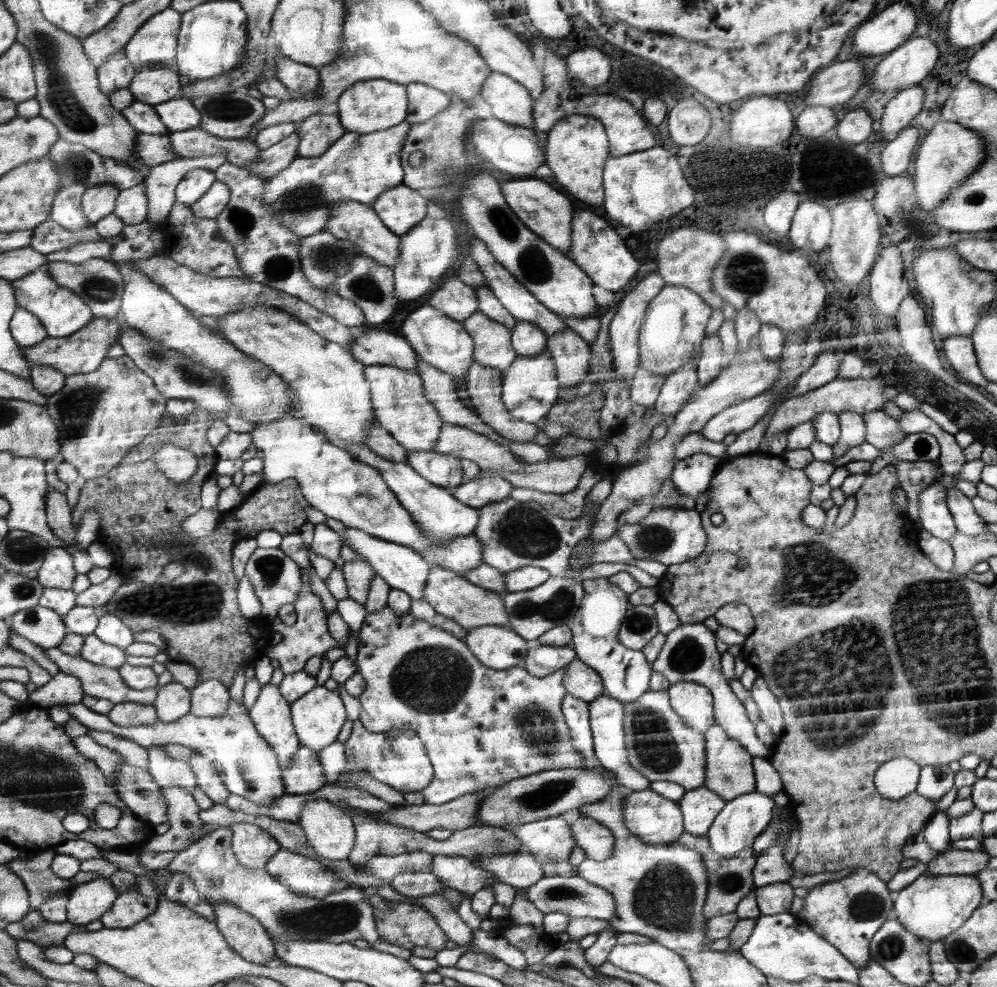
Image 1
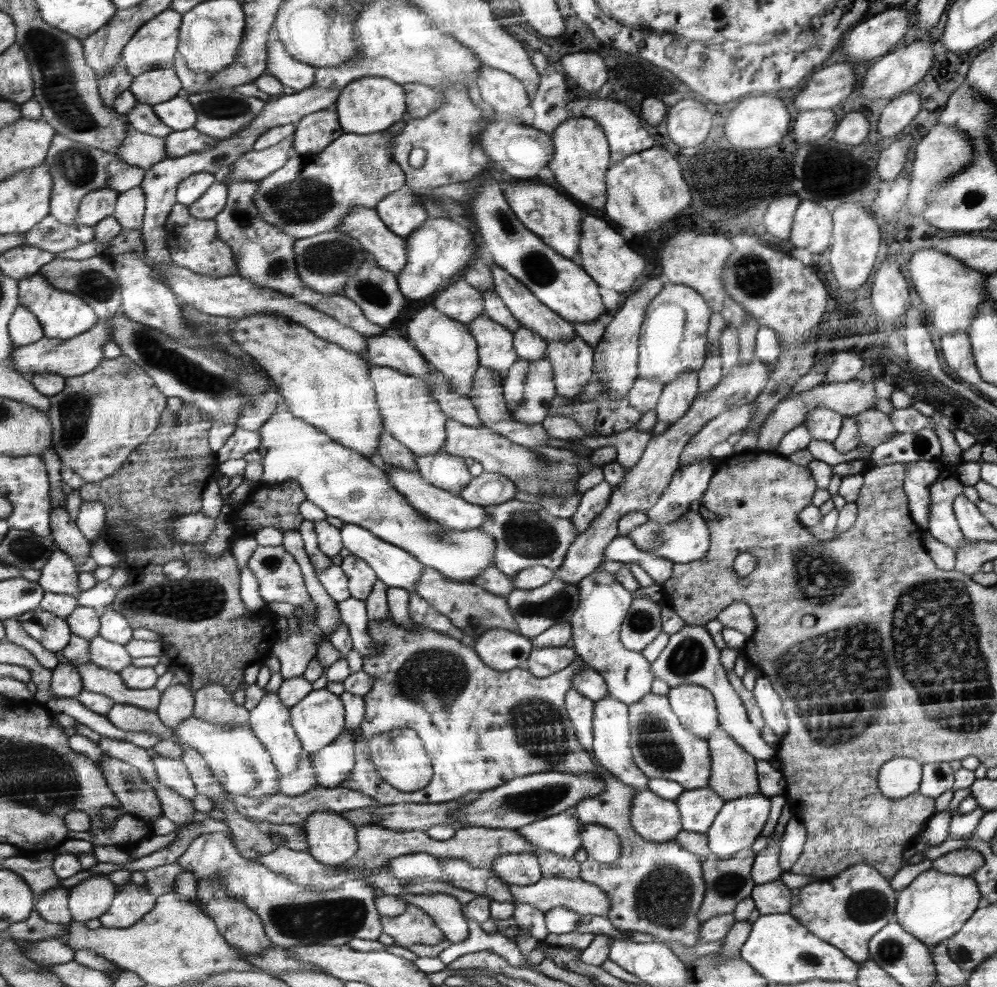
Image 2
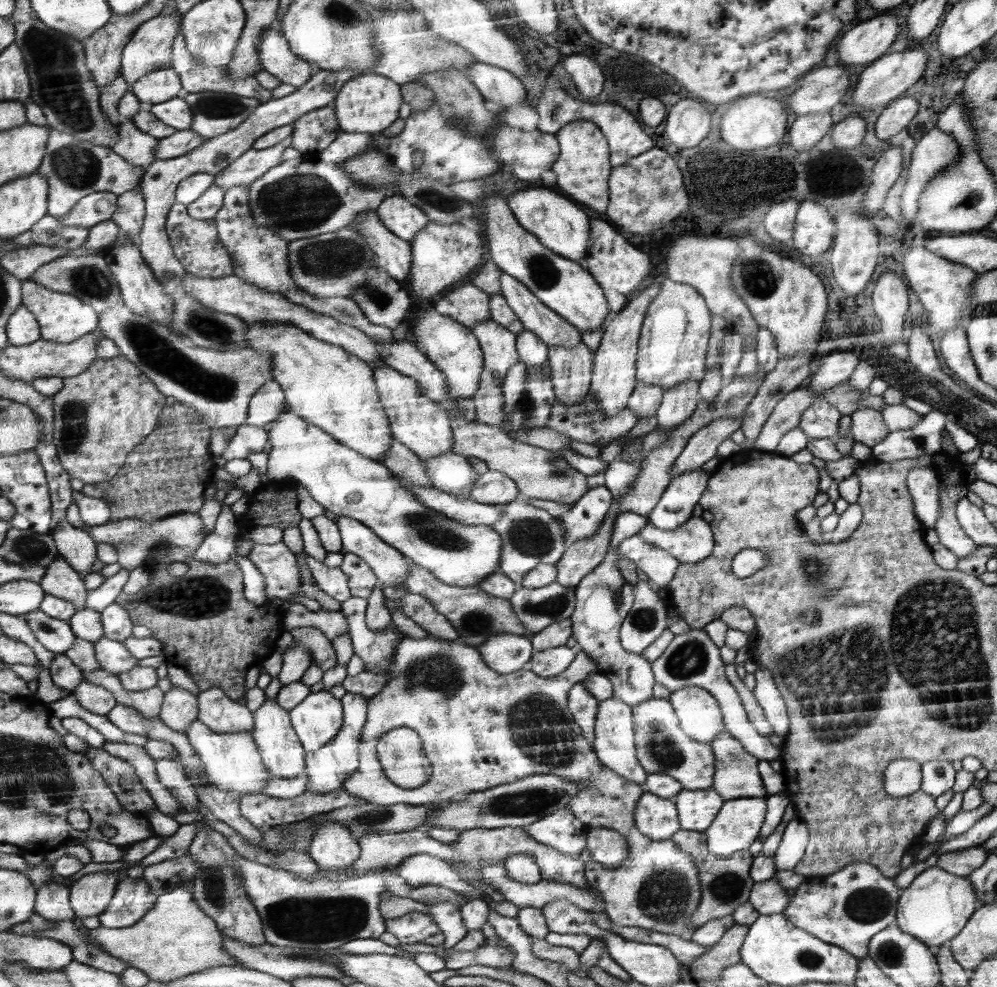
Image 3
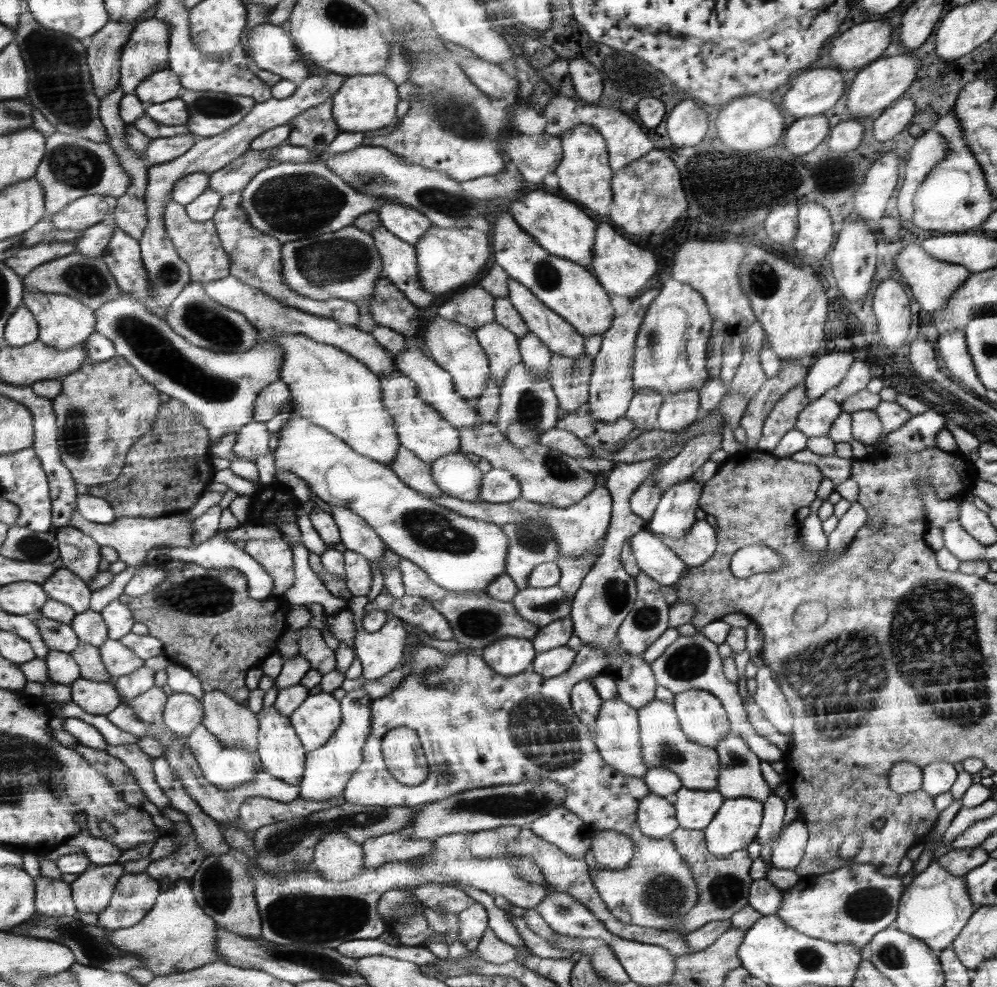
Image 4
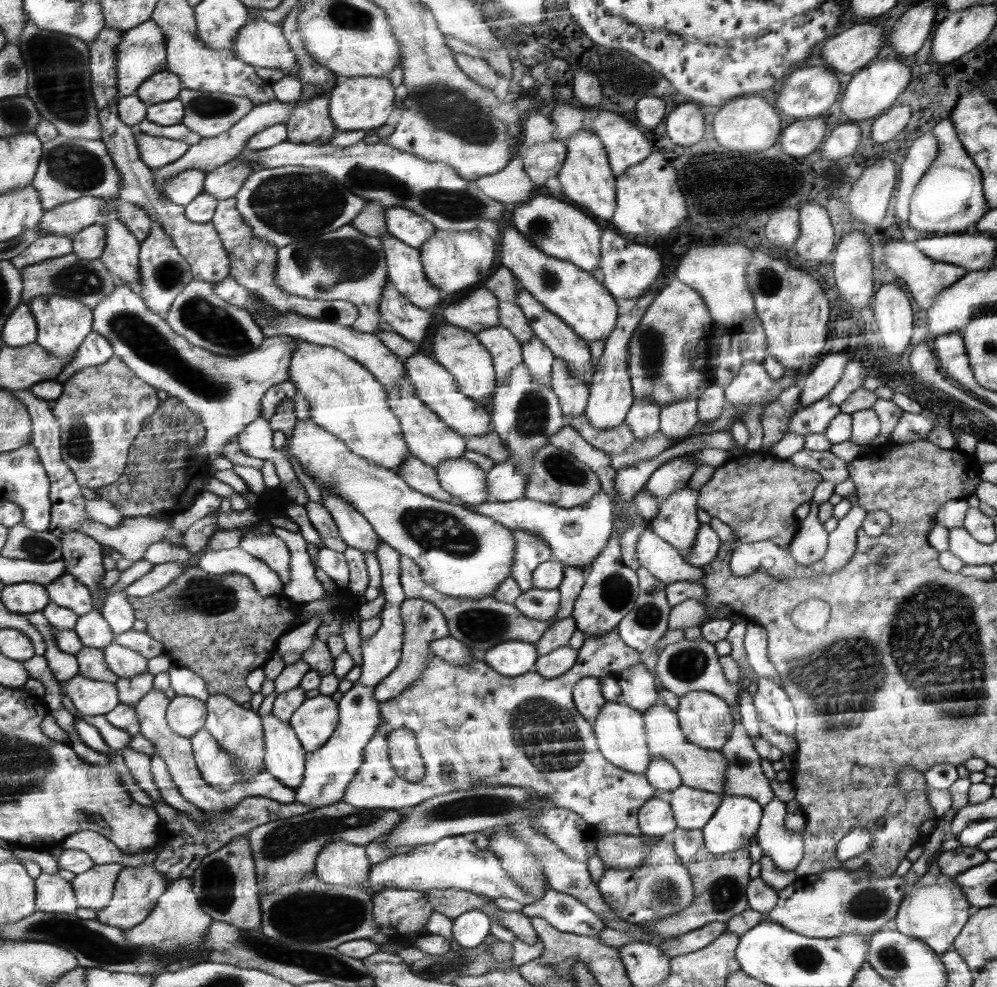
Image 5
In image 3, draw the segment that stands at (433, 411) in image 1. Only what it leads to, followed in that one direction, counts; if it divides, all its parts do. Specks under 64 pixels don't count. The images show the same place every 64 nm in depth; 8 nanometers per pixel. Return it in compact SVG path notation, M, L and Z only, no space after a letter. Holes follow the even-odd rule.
M381 367L374 372L381 396L380 404L389 415L393 438L405 444L422 460L450 453L454 445L453 426L445 408L429 400L418 382L401 372L389 367Z

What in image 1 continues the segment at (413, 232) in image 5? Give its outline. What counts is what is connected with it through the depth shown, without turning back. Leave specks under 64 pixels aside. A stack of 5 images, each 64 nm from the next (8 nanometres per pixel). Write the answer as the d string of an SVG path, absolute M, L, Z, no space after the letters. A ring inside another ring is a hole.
M404 183L382 193L371 206L394 234L404 235L426 216L426 198Z

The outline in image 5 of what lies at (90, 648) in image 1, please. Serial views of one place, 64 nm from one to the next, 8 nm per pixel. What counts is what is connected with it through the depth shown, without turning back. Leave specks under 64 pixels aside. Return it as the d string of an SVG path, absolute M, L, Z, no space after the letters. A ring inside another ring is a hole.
M114 641L106 651L106 661L110 668L124 678L136 678L150 668L150 660L138 650L124 646L120 642Z

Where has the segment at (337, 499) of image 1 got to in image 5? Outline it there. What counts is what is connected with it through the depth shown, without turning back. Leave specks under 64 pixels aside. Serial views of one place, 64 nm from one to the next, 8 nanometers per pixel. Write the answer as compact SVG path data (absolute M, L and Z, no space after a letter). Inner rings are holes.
M311 420L296 421L292 437L286 440L282 453L287 458L292 454L296 456L304 473L318 483L321 492L334 491L336 495L352 503L356 510L366 517L382 541L401 555L410 557L420 567L422 580L434 590L452 598L482 600L492 596L494 590L512 574L516 550L512 529L490 518L490 515L482 515L464 505L436 500L410 488L395 471L377 466L354 454L337 435L324 430Z

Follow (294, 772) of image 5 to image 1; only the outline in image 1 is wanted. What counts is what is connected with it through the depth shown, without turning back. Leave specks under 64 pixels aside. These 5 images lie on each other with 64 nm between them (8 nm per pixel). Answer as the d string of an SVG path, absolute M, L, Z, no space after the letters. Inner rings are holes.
M270 681L262 685L256 702L248 711L248 716L262 738L273 747L281 770L288 768L301 746L301 739L293 726L292 704L281 694L278 686Z

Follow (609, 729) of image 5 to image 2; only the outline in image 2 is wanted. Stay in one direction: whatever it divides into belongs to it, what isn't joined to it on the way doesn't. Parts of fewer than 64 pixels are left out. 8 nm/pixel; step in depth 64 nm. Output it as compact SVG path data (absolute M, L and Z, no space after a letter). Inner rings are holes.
M606 697L598 700L593 715L593 758L616 775L620 781L636 787L638 791L649 788L649 778L634 763L633 750L630 749L629 705L617 698Z

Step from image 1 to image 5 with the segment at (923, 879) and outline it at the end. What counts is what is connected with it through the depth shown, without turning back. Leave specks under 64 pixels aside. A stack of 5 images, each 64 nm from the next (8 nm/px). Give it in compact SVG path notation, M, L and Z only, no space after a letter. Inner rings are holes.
M933 863L926 875L911 887L910 893L901 902L894 920L896 920L896 930L910 935L910 938L925 942L941 955L953 949L956 936L960 934L974 909L962 894L961 889L952 879L941 874L939 869Z

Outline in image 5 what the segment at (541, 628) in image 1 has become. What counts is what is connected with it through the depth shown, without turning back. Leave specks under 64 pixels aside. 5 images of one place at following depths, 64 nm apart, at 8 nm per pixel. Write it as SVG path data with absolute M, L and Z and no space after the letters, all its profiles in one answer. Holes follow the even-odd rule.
M530 588L522 591L513 605L527 618L551 620L561 608L561 592L556 588Z

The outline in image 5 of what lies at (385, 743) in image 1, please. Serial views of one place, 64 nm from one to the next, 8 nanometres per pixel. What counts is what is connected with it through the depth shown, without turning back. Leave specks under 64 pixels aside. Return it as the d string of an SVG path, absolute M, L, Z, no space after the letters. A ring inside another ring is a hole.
M398 729L390 734L389 756L398 776L406 781L418 782L424 777L424 760L412 730Z

